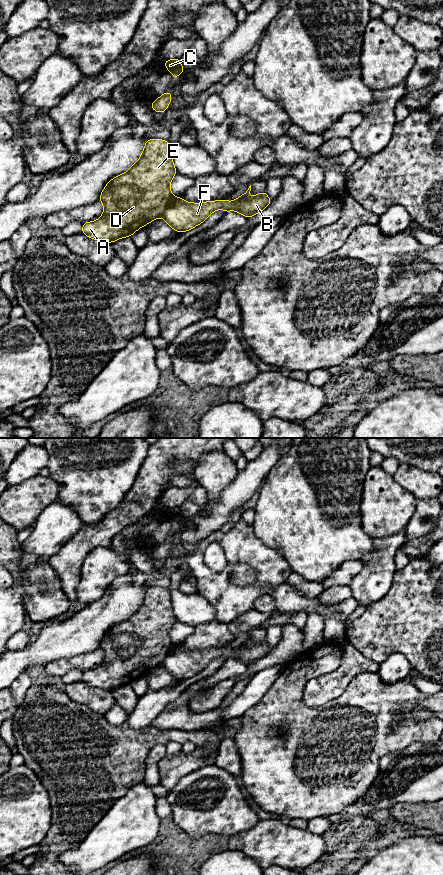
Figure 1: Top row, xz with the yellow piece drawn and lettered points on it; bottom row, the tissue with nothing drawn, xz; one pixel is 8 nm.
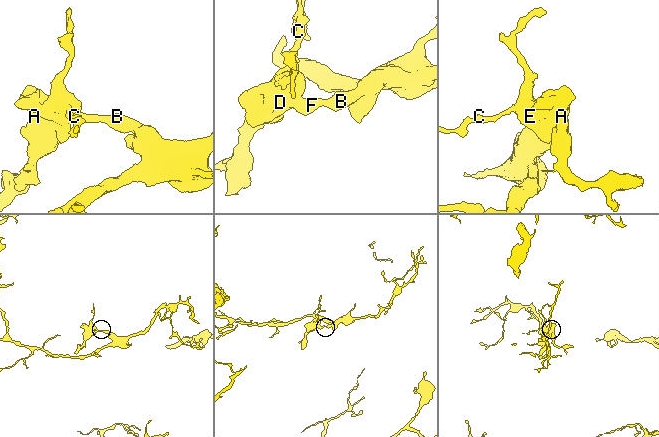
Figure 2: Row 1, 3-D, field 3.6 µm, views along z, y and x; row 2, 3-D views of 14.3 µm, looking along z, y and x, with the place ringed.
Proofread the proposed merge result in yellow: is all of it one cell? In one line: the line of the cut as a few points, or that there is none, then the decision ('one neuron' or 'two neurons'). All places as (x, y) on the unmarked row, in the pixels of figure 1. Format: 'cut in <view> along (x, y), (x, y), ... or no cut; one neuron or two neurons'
cut in xz along (173, 645), (161, 663); two neurons

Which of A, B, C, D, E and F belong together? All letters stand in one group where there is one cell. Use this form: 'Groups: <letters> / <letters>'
Groups: A C D E / B F

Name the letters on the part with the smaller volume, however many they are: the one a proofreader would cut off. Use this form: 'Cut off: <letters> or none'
Cut off: A, C, D, E

